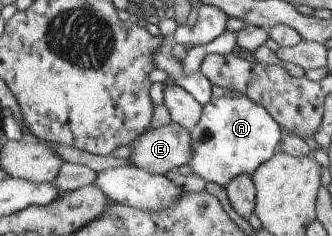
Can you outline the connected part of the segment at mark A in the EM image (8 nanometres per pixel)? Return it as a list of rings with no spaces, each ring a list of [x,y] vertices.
[[[211,97],[202,105],[199,120],[188,129],[190,159],[188,166],[205,182],[224,187],[240,175],[249,175],[277,150],[282,134],[272,115],[247,97]]]

